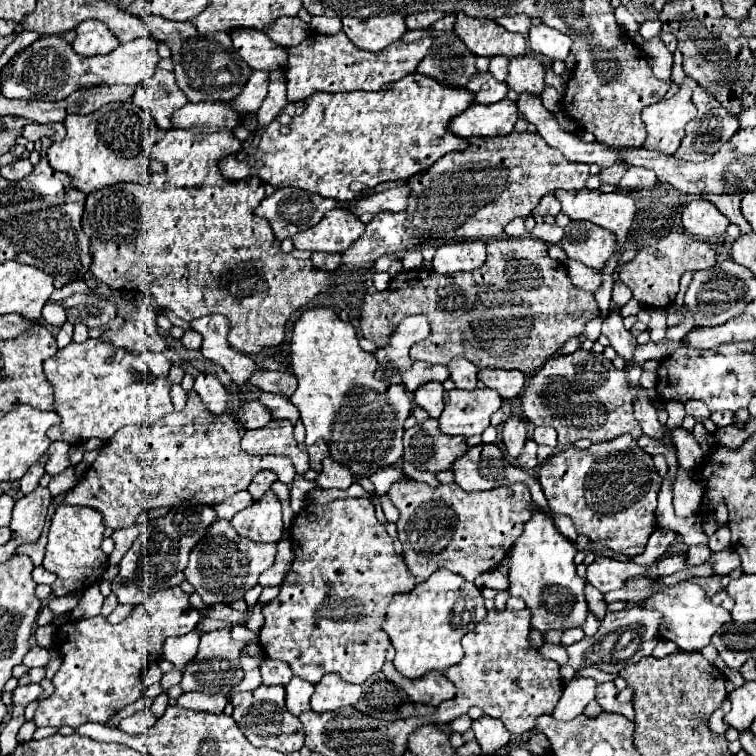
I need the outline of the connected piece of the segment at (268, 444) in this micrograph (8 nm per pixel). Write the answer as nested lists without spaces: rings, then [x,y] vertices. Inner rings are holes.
[[[271,420],[271,424],[263,428],[245,430],[241,448],[253,456],[285,454],[293,460],[299,474],[305,474],[309,470],[309,454],[295,442],[293,424],[289,420]]]

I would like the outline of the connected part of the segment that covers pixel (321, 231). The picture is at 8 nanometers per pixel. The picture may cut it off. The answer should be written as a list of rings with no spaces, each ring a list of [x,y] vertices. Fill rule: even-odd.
[[[333,208],[319,224],[311,226],[307,232],[299,232],[299,236],[293,236],[291,240],[297,250],[345,252],[363,232],[365,224],[357,216],[343,208]]]

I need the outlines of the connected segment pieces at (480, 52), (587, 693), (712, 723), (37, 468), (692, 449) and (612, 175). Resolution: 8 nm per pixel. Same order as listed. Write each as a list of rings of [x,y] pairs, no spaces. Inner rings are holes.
[[[459,12],[455,20],[455,34],[477,56],[517,58],[525,54],[525,38],[521,34],[499,28],[499,24],[495,24],[493,20],[471,18]]]
[[[573,678],[559,700],[559,704],[553,710],[553,718],[557,720],[573,720],[583,712],[583,708],[593,700],[597,682],[593,678]]]
[[[725,700],[725,704],[711,714],[711,718],[709,718],[709,728],[711,728],[715,734],[725,734],[725,732],[727,732],[729,726],[723,722],[723,718],[725,718],[727,712],[729,712],[729,700]]]
[[[41,462],[33,464],[33,466],[29,468],[29,472],[27,472],[27,476],[23,476],[23,480],[19,482],[23,494],[29,494],[31,490],[35,490],[35,488],[39,486],[39,480],[41,480],[43,474],[45,474],[45,464],[41,464]]]
[[[675,428],[675,430],[671,430],[671,440],[677,448],[677,458],[679,458],[681,468],[693,470],[701,464],[703,450],[697,444],[697,440],[693,438],[693,434],[689,434],[685,428]]]
[[[605,168],[605,170],[599,172],[599,178],[601,178],[601,182],[605,182],[605,184],[617,186],[625,172],[627,172],[627,168]]]

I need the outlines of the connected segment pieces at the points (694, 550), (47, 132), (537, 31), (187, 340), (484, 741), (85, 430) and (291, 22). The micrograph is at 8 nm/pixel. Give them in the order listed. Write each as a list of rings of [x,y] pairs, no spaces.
[[[689,546],[687,550],[687,564],[689,566],[699,566],[707,562],[711,556],[711,550],[707,546]]]
[[[35,122],[27,124],[25,130],[23,130],[23,136],[25,136],[27,140],[31,140],[31,142],[41,140],[43,136],[53,136],[53,134],[55,134],[53,128],[49,128],[49,126],[41,126],[41,124],[35,124]]]
[[[539,24],[529,30],[529,46],[533,52],[549,56],[551,60],[565,60],[569,56],[571,38],[561,34],[559,30]]]
[[[187,330],[183,336],[183,346],[187,350],[199,350],[201,348],[201,336],[195,330]]]
[[[483,716],[483,718],[475,720],[471,728],[483,748],[483,754],[495,754],[495,750],[509,744],[509,730],[503,726],[501,720]]]
[[[87,340],[83,344],[71,342],[55,356],[47,358],[43,364],[43,372],[49,384],[55,390],[55,412],[61,416],[61,424],[51,428],[47,434],[53,442],[79,444],[89,438],[109,440],[119,428],[127,424],[153,424],[165,414],[173,412],[173,402],[169,396],[171,380],[169,380],[171,360],[165,354],[147,352],[147,356],[127,356],[127,352],[119,352],[119,348],[111,348],[111,344],[99,344],[99,340]]]
[[[279,18],[275,20],[267,30],[267,36],[271,36],[277,44],[283,44],[285,48],[299,46],[309,36],[309,24],[295,18]]]

